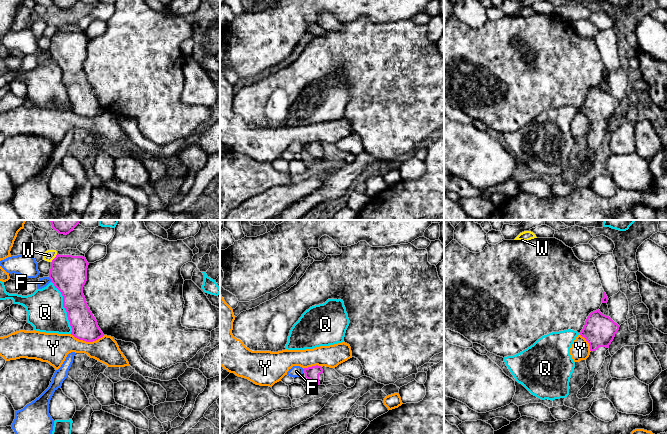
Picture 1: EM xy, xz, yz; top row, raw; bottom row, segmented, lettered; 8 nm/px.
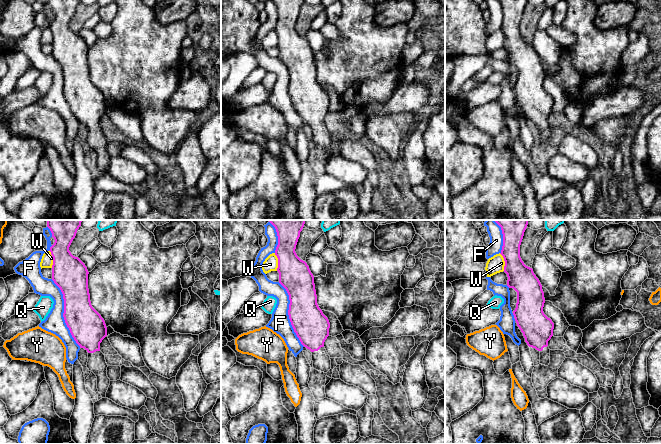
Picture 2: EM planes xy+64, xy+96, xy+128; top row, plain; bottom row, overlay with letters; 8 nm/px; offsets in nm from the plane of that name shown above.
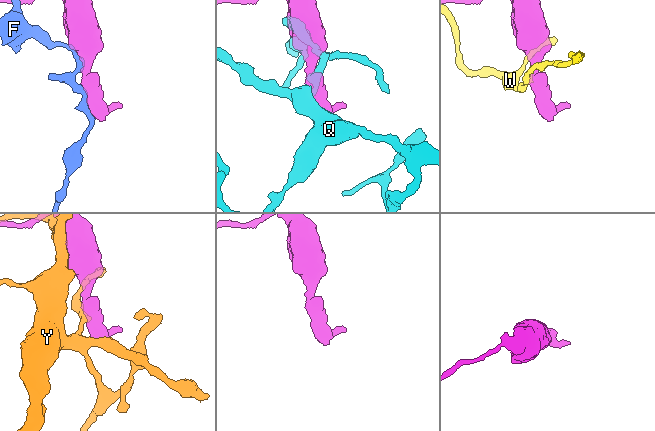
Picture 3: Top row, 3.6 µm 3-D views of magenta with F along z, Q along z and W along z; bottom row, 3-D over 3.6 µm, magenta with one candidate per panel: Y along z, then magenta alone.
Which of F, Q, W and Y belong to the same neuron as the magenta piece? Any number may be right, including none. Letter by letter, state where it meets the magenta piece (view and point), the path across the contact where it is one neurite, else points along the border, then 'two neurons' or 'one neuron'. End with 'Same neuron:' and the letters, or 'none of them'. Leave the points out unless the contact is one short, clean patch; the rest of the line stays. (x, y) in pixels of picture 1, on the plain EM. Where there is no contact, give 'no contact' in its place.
F: contact xy (50, 54); two neurons
Q: contact xy (63, 82); two neurons
W: contact xy (54, 34); two neurons
Y: contact xy (87, 117); two neurons
Same neuron: none of them

